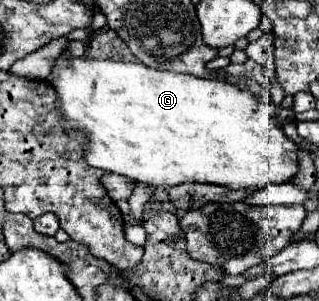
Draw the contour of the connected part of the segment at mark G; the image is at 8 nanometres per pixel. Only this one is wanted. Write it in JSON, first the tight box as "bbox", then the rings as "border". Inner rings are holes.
{"bbox":[49,52,299,190],"border":[[[63,52],[57,60],[55,66],[49,74],[49,84],[53,84],[53,88],[59,94],[59,112],[63,114],[65,122],[71,128],[83,128],[89,136],[87,142],[87,154],[85,160],[89,166],[93,168],[101,168],[105,172],[113,172],[113,174],[121,174],[127,176],[135,182],[145,182],[149,186],[155,188],[163,188],[163,186],[179,186],[185,182],[203,182],[203,184],[217,184],[217,186],[225,186],[231,190],[263,190],[267,186],[275,186],[275,184],[285,184],[291,182],[295,178],[295,174],[299,172],[299,146],[283,132],[283,124],[287,118],[287,110],[283,106],[277,106],[273,102],[261,102],[257,100],[249,90],[241,90],[235,84],[229,82],[221,82],[221,80],[209,80],[209,78],[197,78],[197,76],[187,76],[187,74],[177,74],[177,72],[163,72],[163,70],[153,70],[147,68],[139,62],[113,62],[113,60],[89,60],[89,58],[73,58],[69,52]]]}

